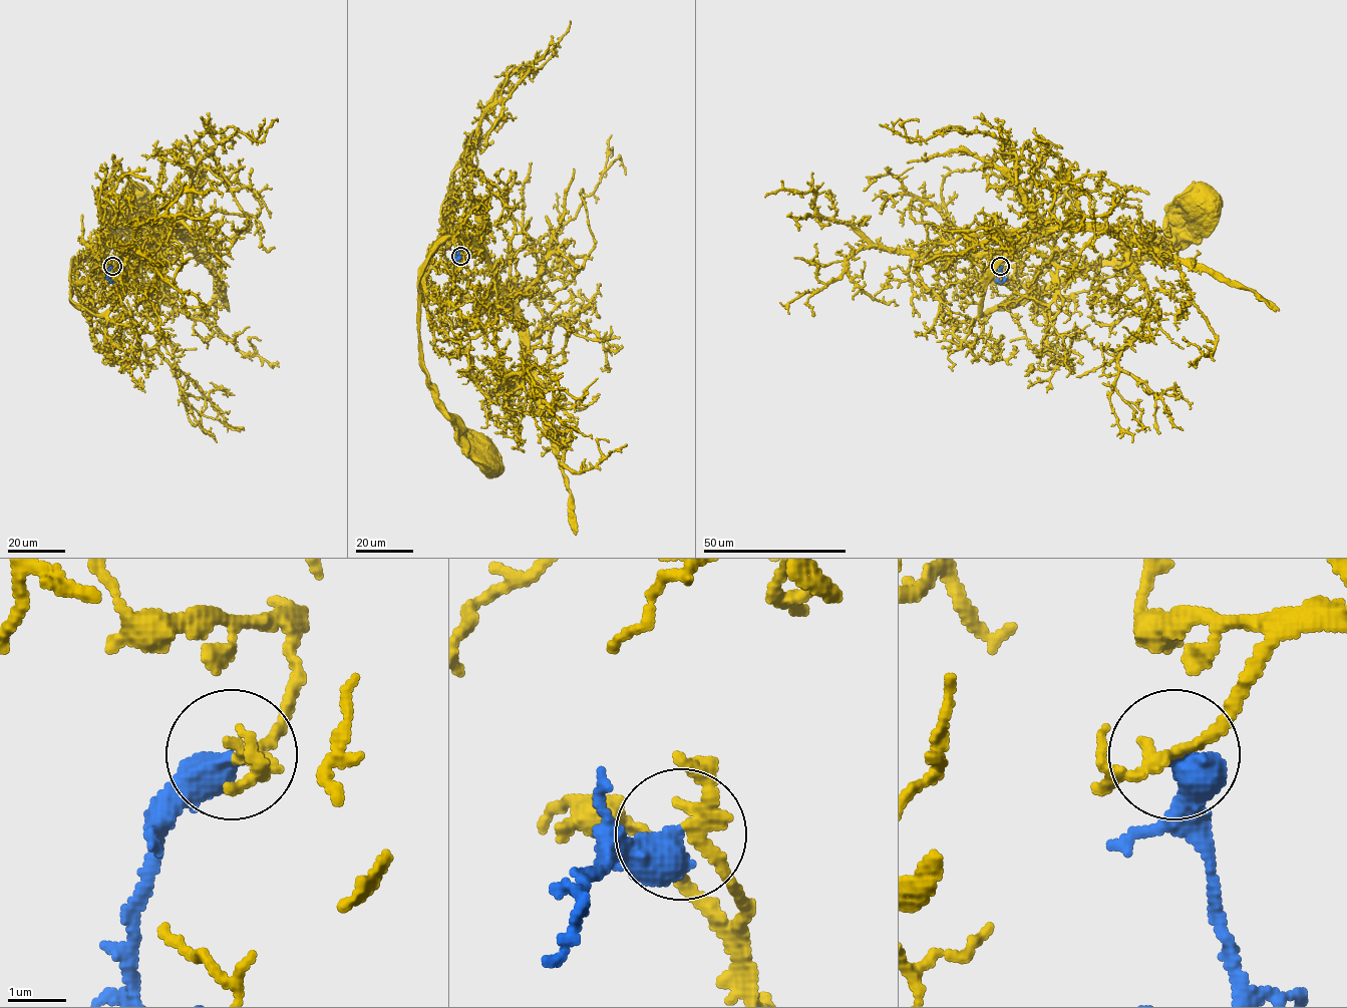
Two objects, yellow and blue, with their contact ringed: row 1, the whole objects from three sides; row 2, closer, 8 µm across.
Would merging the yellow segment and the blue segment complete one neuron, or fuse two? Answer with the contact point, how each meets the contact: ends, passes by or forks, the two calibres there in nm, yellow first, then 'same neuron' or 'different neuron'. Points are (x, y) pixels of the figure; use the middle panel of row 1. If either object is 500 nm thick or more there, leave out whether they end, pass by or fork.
(460, 256) | 200/550 nm | same neuron

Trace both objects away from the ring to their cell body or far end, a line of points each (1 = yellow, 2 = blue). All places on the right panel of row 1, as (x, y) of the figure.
1: (1000, 266), (1015, 256), (1014, 248), (983, 288), (983, 314), (1094, 268), (1140, 257), (1196, 204)
2: (1000, 266), (1003, 279), (995, 280)

